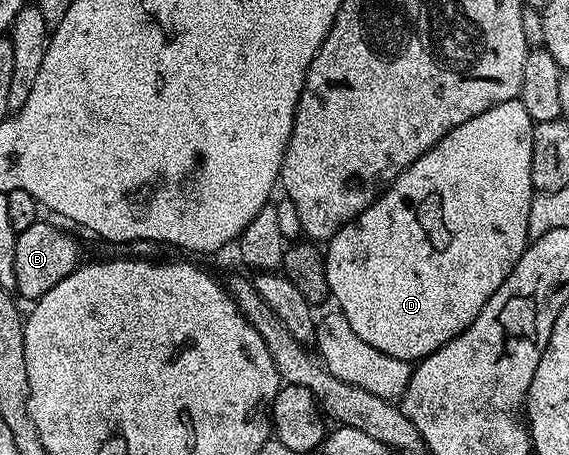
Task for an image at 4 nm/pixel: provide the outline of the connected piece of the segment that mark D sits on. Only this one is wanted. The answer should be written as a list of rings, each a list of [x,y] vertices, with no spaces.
[[[518,99],[499,103],[483,115],[475,115],[475,119],[467,119],[467,123],[459,123],[435,147],[431,147],[411,167],[407,167],[393,180],[389,188],[383,190],[381,196],[364,209],[351,223],[347,223],[335,236],[330,237],[324,250],[325,266],[327,267],[327,283],[332,300],[337,300],[336,308],[345,316],[347,323],[351,323],[351,331],[363,339],[363,343],[371,343],[375,351],[383,351],[383,355],[391,355],[395,359],[403,359],[416,363],[421,358],[431,355],[437,349],[442,349],[451,339],[468,329],[469,325],[483,311],[483,307],[503,287],[507,275],[519,263],[525,246],[529,244],[529,216],[535,190],[531,183],[531,139],[533,138],[534,122],[531,115],[527,115],[527,107]]]

